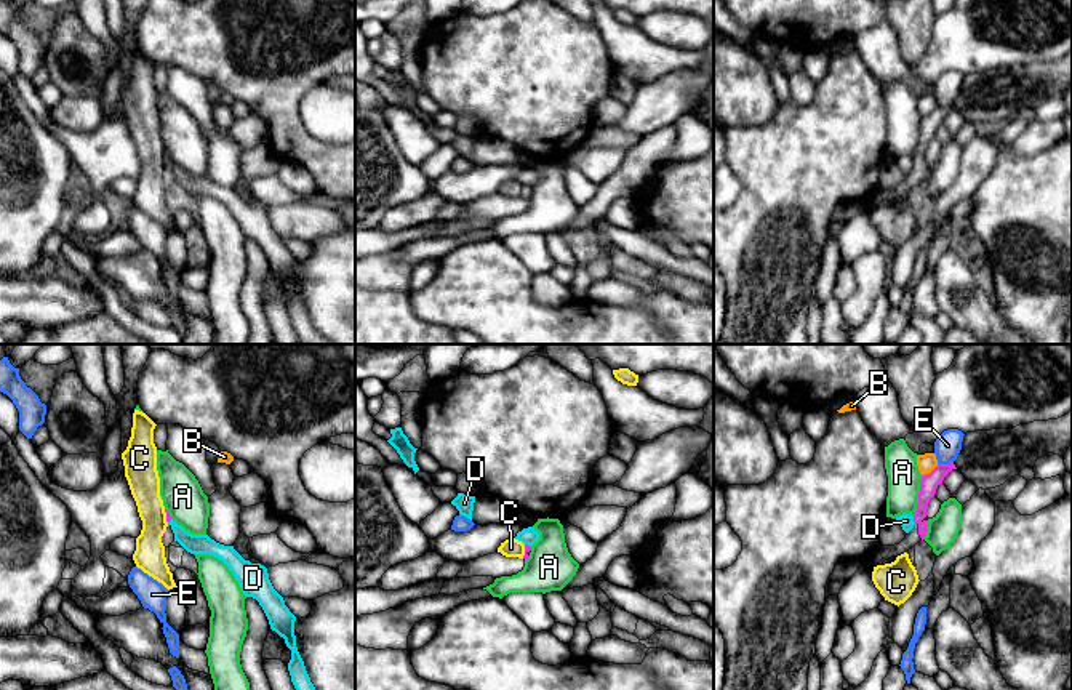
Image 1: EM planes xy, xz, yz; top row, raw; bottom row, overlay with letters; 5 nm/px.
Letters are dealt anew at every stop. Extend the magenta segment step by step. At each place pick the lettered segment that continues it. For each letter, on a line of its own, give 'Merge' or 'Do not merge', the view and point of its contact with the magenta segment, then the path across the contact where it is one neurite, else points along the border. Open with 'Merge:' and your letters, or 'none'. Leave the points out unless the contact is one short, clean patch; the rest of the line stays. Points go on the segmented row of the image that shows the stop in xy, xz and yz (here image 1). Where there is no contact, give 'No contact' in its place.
Merge: none
A: Do not merge. Touches magenta at yz (919, 495). Boundary: yz (922, 476), (917, 509), (912, 514)
B: Do not merge. Touches magenta at yz (932, 471)
C: Do not merge. Touches magenta at xz (525, 551). Boundary: xz (525, 545), (522, 557)
D: Do not merge. Touches magenta at yz (914, 519). Boundary: yz (912, 516), (916, 522)
E: Do not merge. Touches magenta at yz (944, 465)

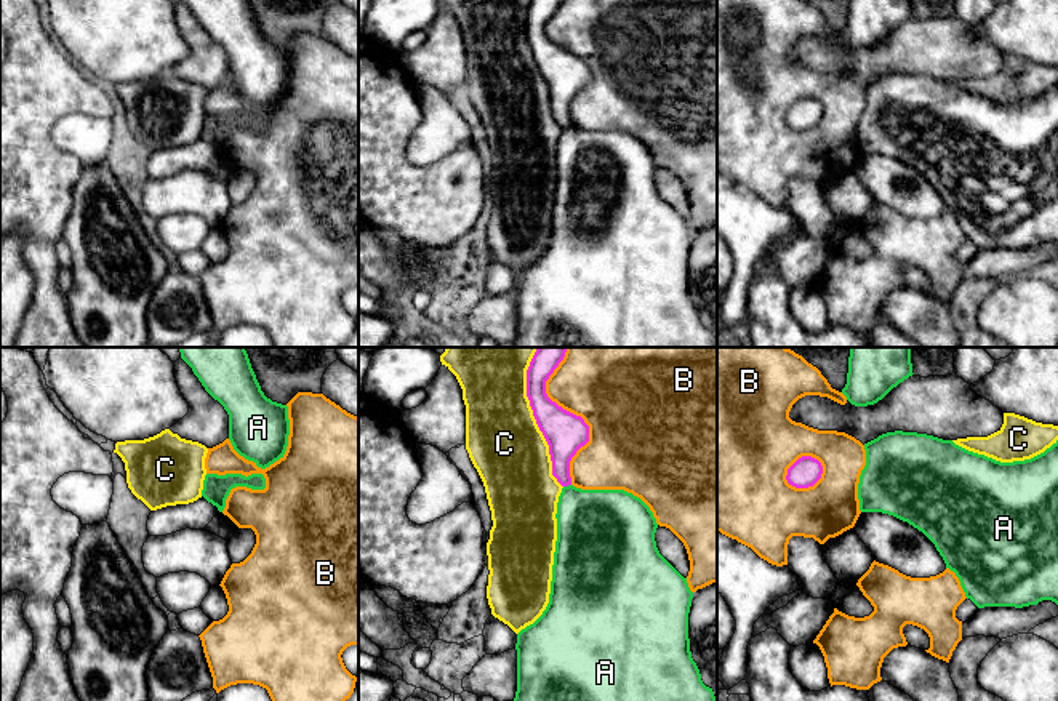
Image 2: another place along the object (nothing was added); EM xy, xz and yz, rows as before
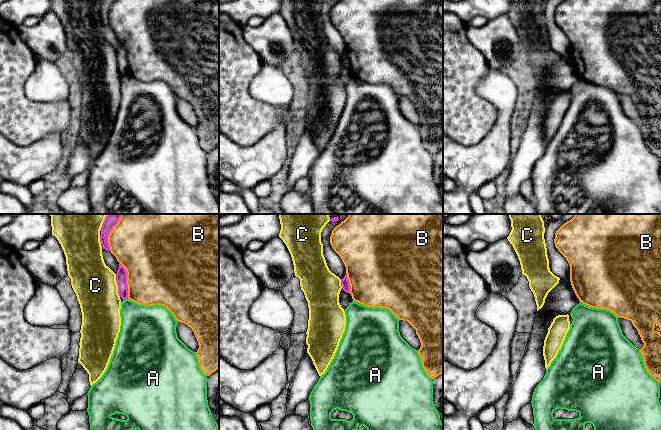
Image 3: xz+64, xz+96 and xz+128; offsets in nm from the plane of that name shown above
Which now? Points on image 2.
Merge: none
A: Do not merge. Touches magenta at xz (567, 485). Boundary: xz (570, 484), (564, 487)
B: Do not merge. Touches magenta at xz (572, 413)
C: Do not merge. Touches magenta at xz (535, 418)

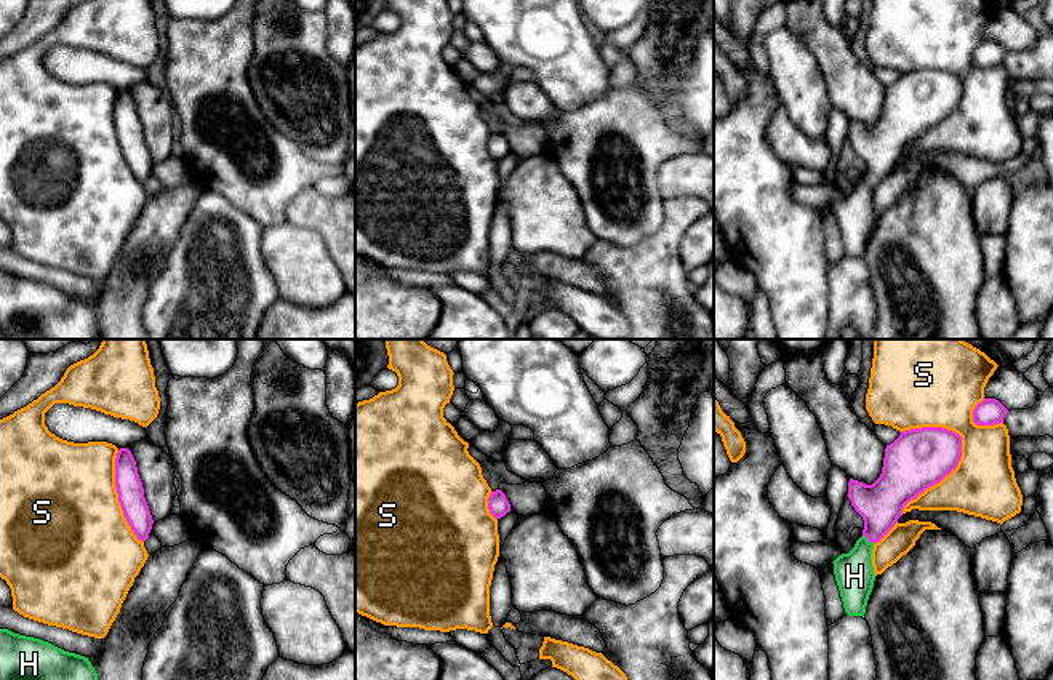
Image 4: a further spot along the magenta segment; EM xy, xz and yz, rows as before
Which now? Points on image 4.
Merge: H
H: Merge. Touches magenta at yz (869, 541). Path across: yz (880, 504), (879, 520), (869, 541), (863, 548), (855, 576)
S: Do not merge. Touches magenta at yz (943, 477)

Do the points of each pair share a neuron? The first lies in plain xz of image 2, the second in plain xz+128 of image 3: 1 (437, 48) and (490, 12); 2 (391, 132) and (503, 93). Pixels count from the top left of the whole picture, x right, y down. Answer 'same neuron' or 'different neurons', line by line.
1: different neurons
2: different neurons

